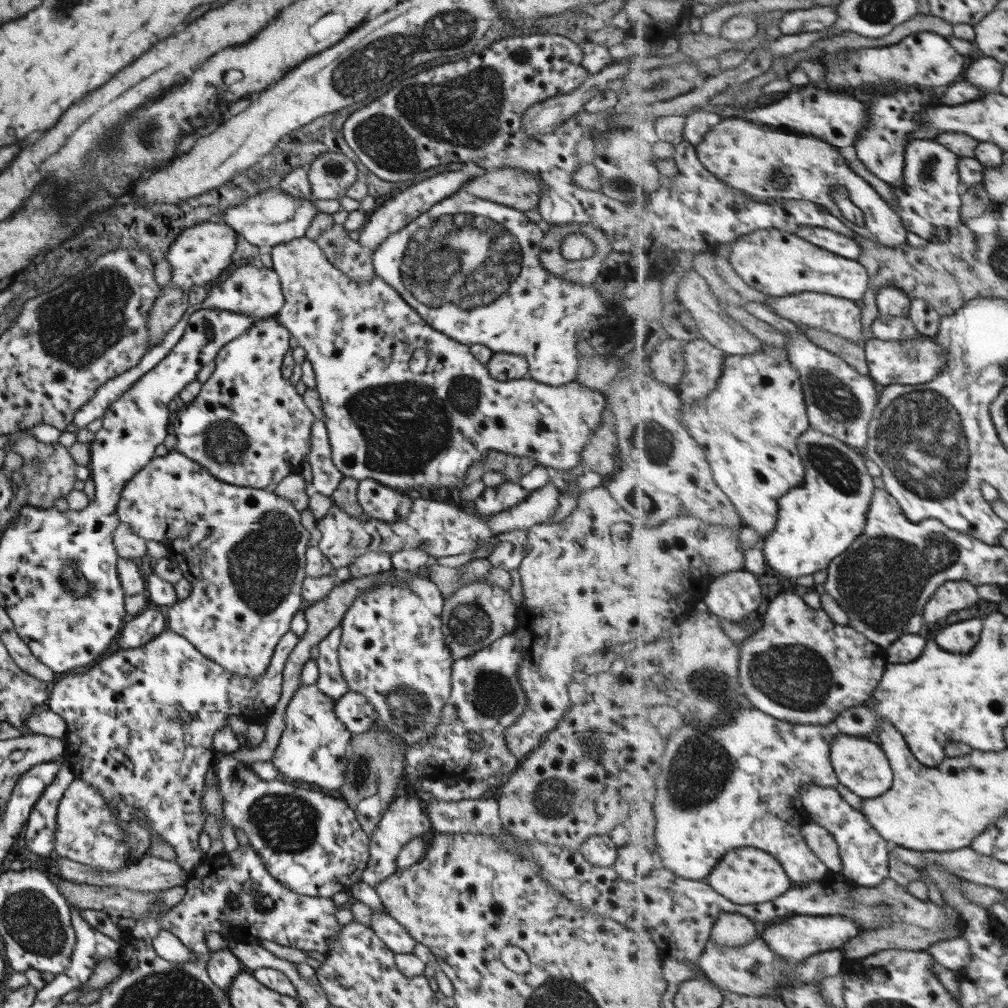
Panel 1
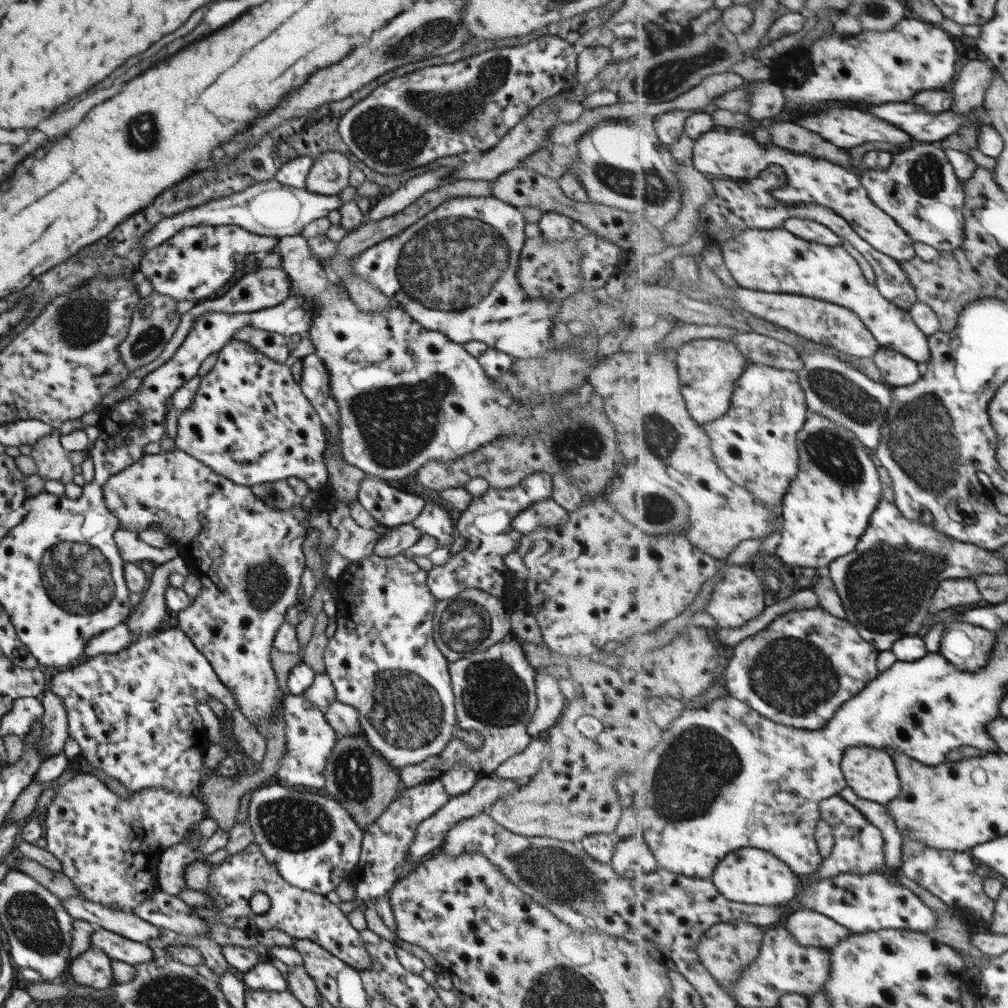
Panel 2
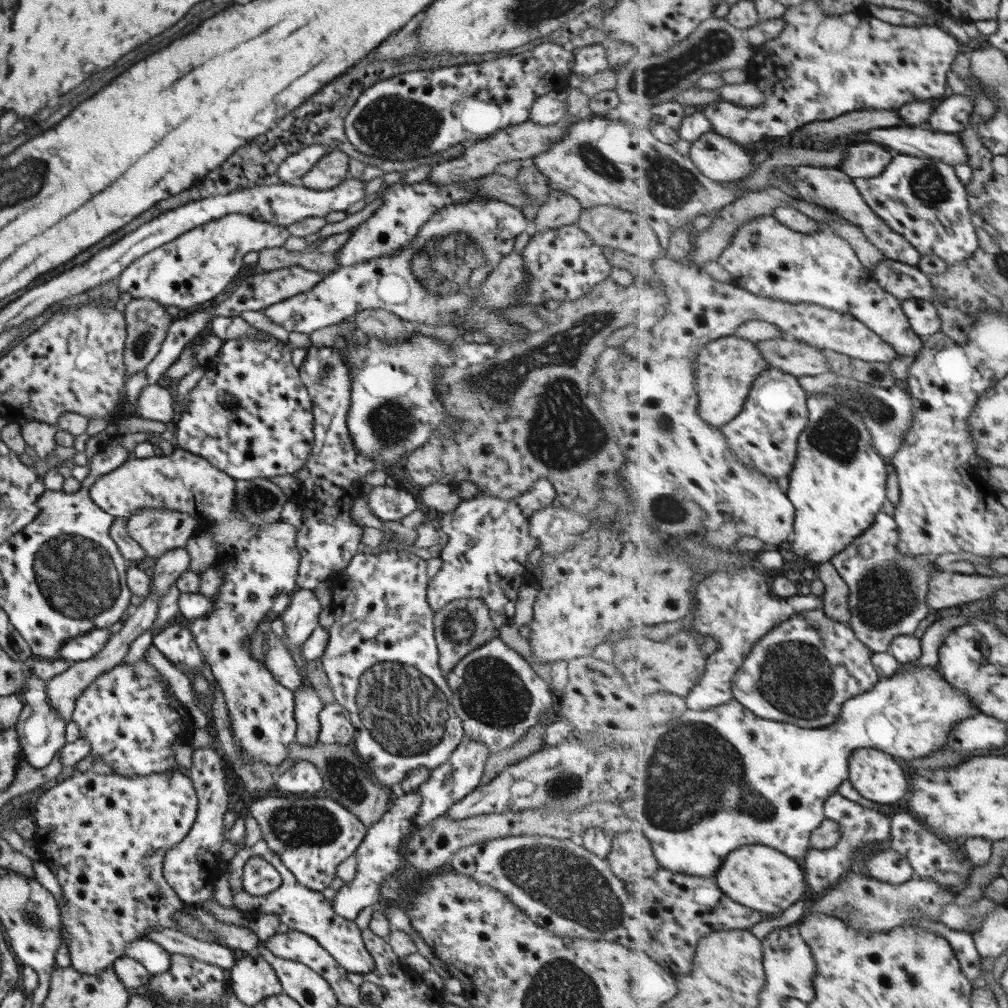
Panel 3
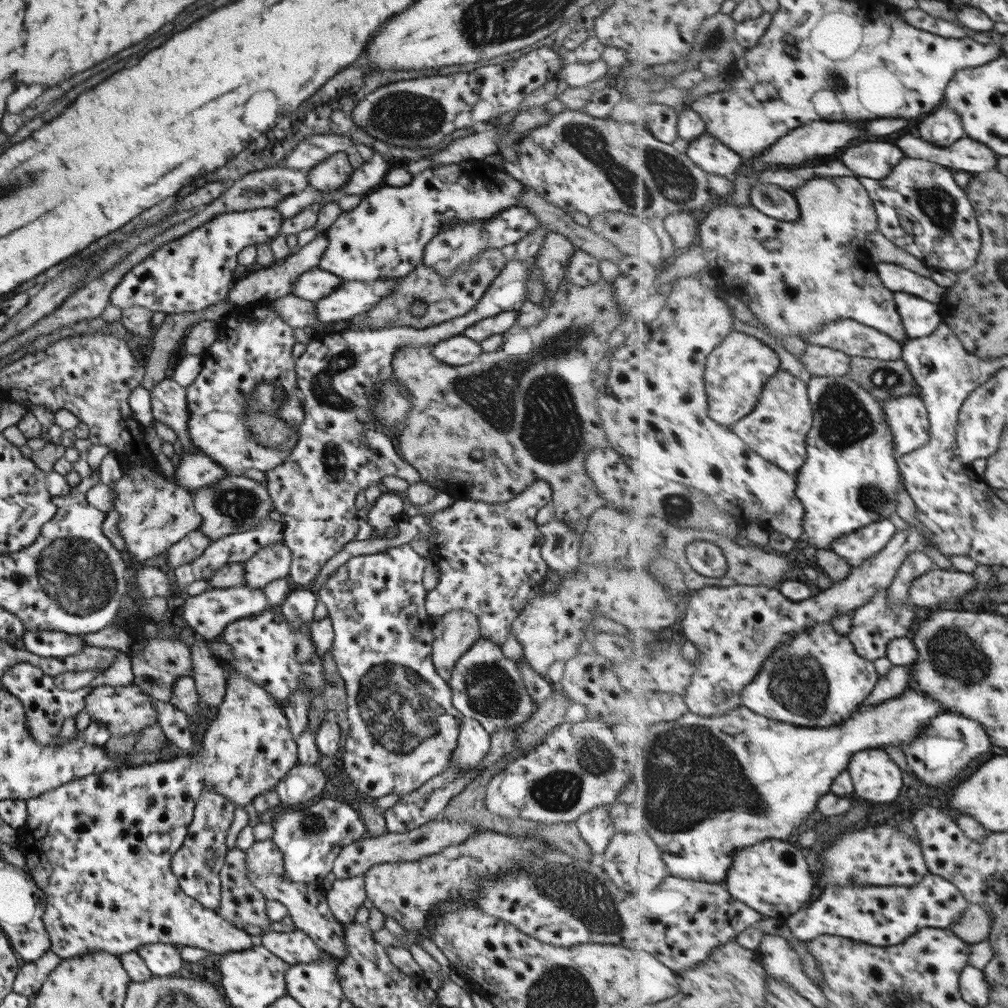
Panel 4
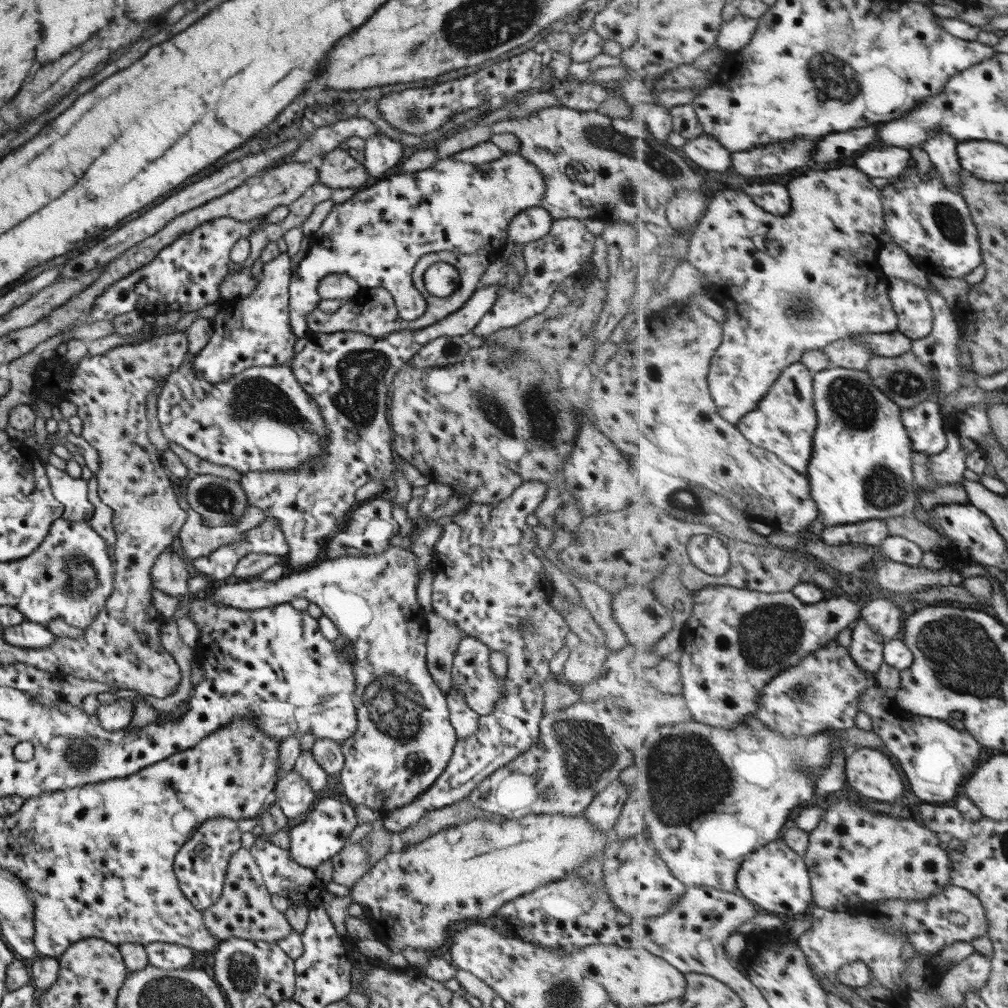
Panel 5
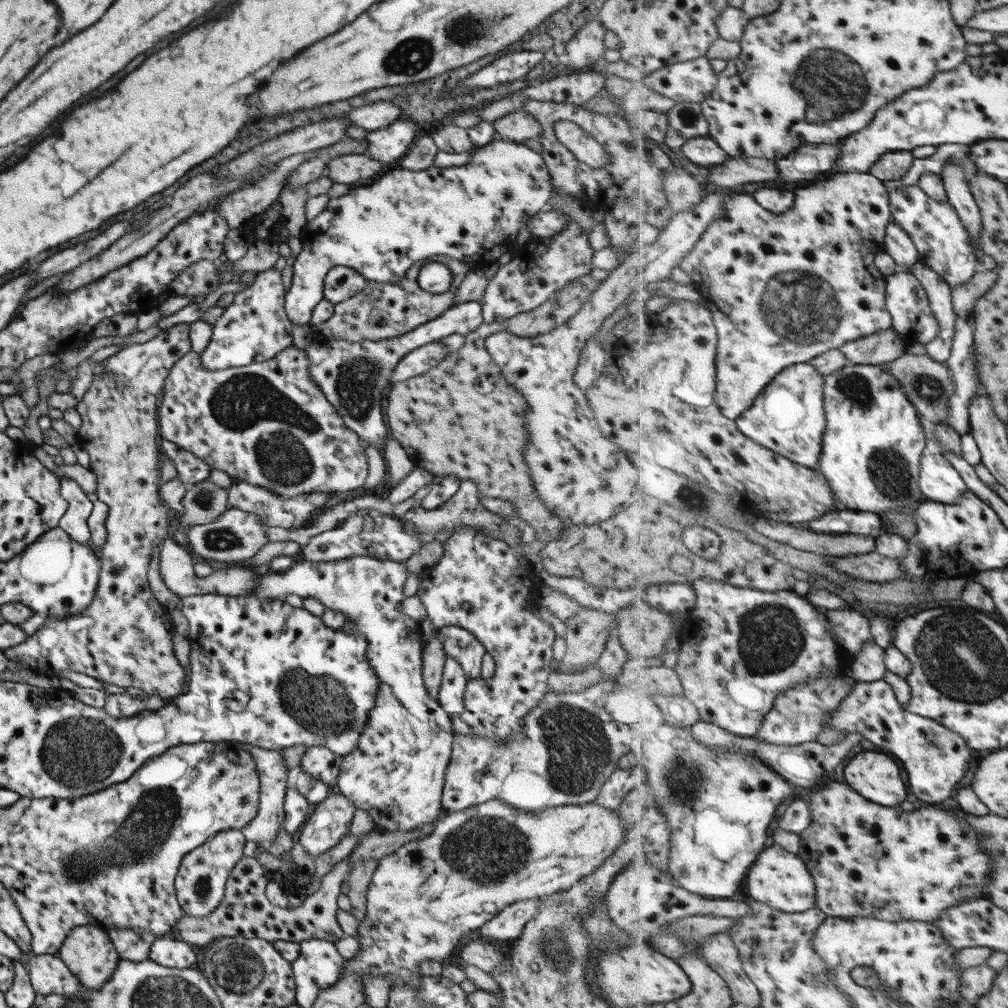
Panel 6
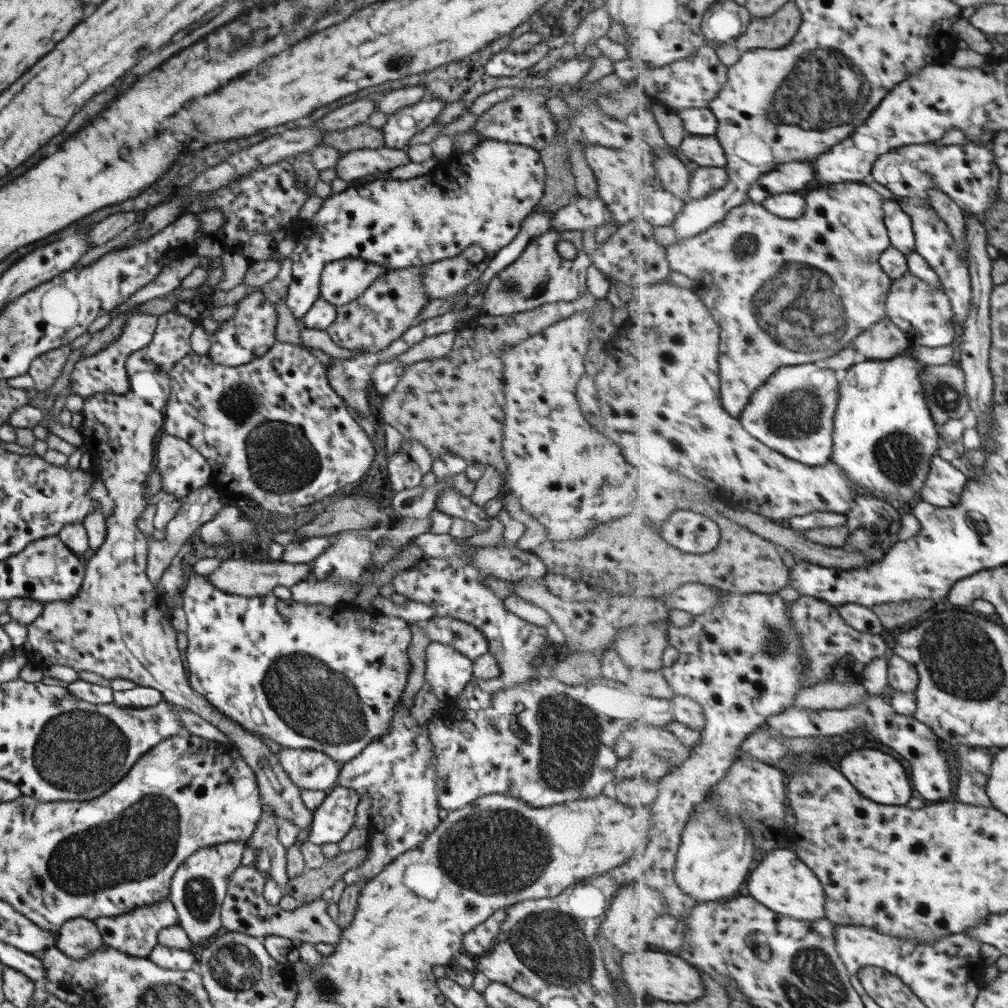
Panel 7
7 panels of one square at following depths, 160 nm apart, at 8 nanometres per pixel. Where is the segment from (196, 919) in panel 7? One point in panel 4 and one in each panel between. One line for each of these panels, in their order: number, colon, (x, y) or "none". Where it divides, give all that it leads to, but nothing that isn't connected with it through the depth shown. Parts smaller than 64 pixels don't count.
4: (196, 865)
5: (199, 865)
6: (199, 882)

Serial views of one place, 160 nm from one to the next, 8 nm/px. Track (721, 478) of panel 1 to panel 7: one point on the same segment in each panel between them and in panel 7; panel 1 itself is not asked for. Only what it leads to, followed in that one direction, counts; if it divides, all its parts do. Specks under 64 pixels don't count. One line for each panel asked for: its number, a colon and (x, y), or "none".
2: (756, 443)
3: (765, 435)
4: (778, 428)
5: (786, 420)
6: (789, 416)
7: (793, 412)

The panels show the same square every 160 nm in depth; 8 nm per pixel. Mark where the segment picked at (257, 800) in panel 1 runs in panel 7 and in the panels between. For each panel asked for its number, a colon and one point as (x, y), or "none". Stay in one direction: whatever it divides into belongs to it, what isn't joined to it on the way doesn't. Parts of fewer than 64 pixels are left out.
2: (313, 842)
3: (312, 836)
4: (309, 838)
5: (322, 832)
6: (328, 821)
7: (330, 822)

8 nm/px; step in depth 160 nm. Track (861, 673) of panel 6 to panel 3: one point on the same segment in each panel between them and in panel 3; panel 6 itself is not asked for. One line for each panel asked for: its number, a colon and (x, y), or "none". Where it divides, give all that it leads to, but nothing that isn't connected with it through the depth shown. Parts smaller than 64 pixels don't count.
3: (888, 590)
4: (876, 624)
5: (867, 648)

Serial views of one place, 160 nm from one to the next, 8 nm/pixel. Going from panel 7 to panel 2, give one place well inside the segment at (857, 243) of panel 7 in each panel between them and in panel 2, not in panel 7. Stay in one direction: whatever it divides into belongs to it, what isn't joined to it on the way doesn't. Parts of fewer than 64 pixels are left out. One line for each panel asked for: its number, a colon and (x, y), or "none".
2: (777, 261)
3: (769, 259)
4: (797, 276)
5: (788, 285)
6: (785, 288)

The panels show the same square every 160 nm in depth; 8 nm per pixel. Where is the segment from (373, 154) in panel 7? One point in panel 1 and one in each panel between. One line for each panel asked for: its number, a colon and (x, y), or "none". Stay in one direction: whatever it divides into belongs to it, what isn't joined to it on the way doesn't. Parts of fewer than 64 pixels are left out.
1: (329, 175)
2: (328, 173)
3: (330, 169)
4: (333, 172)
5: (337, 170)
6: (345, 169)

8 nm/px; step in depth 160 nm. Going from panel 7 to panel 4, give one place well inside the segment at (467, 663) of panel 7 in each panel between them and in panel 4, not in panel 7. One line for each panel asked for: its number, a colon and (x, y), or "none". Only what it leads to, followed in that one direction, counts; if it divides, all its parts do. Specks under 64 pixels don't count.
4: (472, 744)
5: (464, 721)
6: (453, 682)

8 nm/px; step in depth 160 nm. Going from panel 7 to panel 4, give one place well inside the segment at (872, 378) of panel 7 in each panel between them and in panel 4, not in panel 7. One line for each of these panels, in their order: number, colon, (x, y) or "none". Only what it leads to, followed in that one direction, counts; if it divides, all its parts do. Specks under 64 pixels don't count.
4: (850, 480)
5: (863, 468)
6: (873, 448)

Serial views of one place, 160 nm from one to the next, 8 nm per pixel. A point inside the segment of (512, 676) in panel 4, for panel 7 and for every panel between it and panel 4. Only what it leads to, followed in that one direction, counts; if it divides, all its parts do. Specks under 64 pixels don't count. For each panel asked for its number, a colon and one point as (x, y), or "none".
5: (471, 676)
6: (459, 644)
7: (463, 637)

